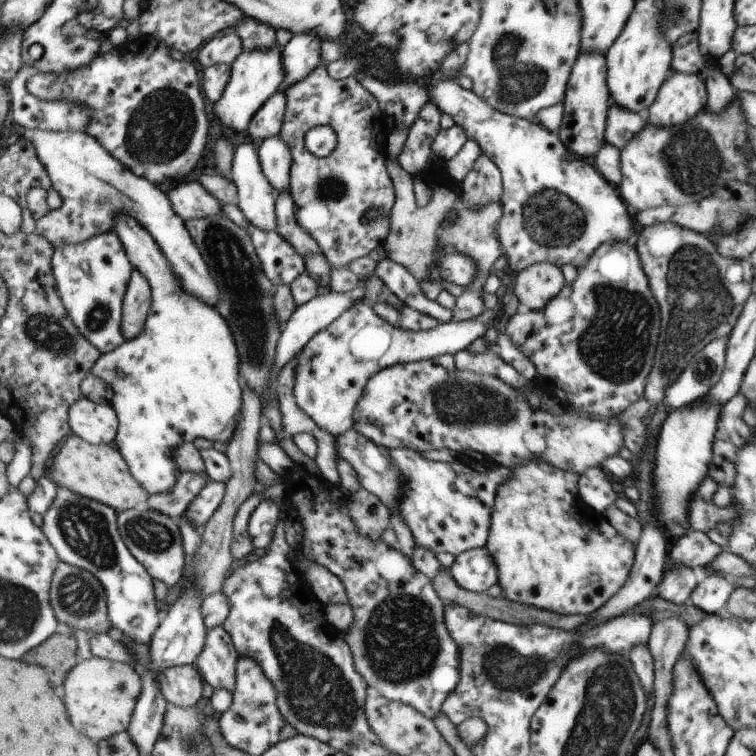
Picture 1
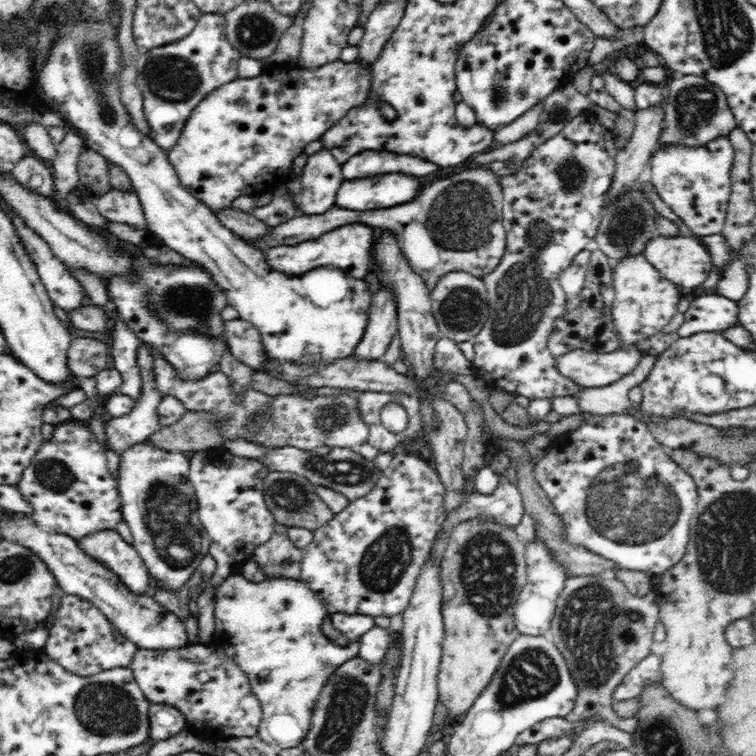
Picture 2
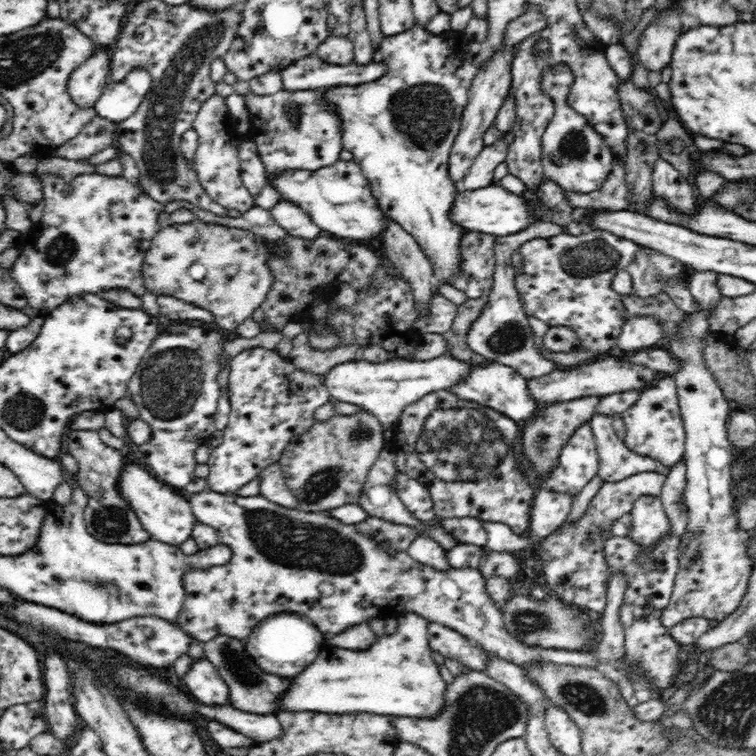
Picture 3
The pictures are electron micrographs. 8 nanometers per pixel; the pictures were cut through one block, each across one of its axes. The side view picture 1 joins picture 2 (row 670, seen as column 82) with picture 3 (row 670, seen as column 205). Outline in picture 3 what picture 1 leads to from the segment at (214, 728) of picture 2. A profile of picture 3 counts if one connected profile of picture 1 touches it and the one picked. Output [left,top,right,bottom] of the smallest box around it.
[244,613,328,678]

